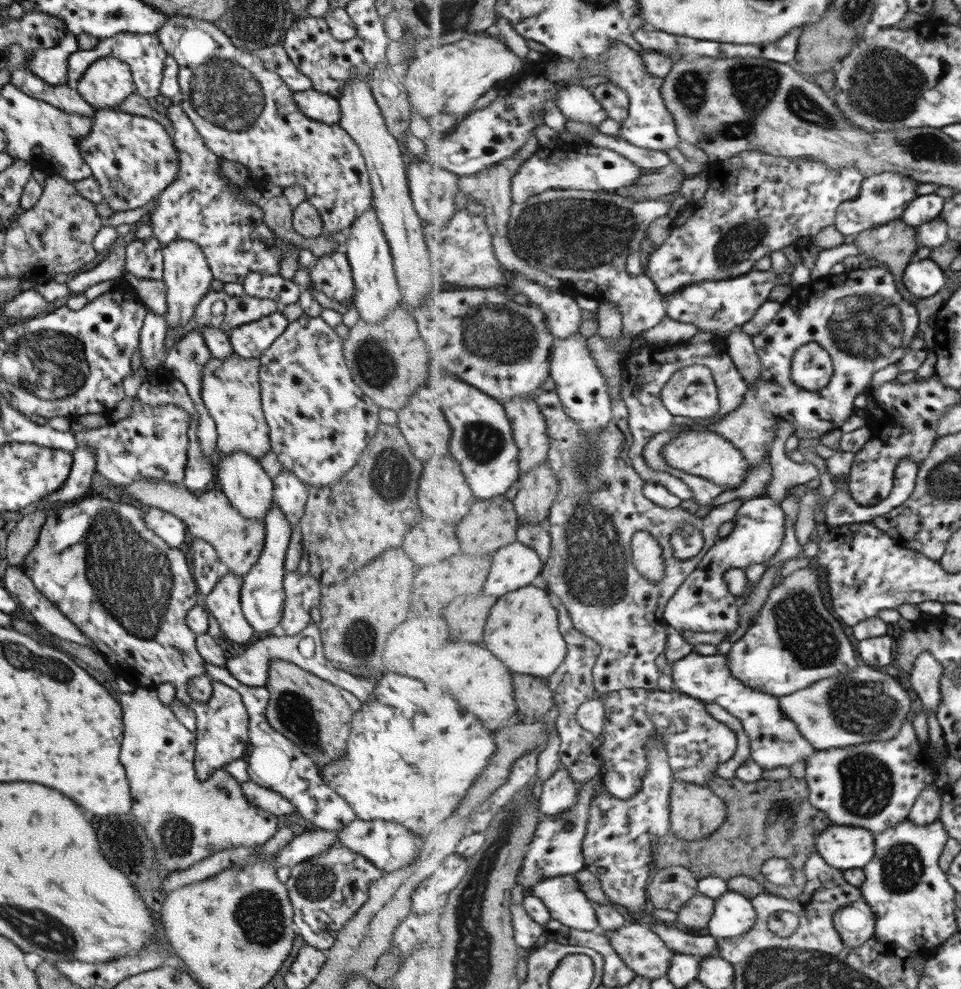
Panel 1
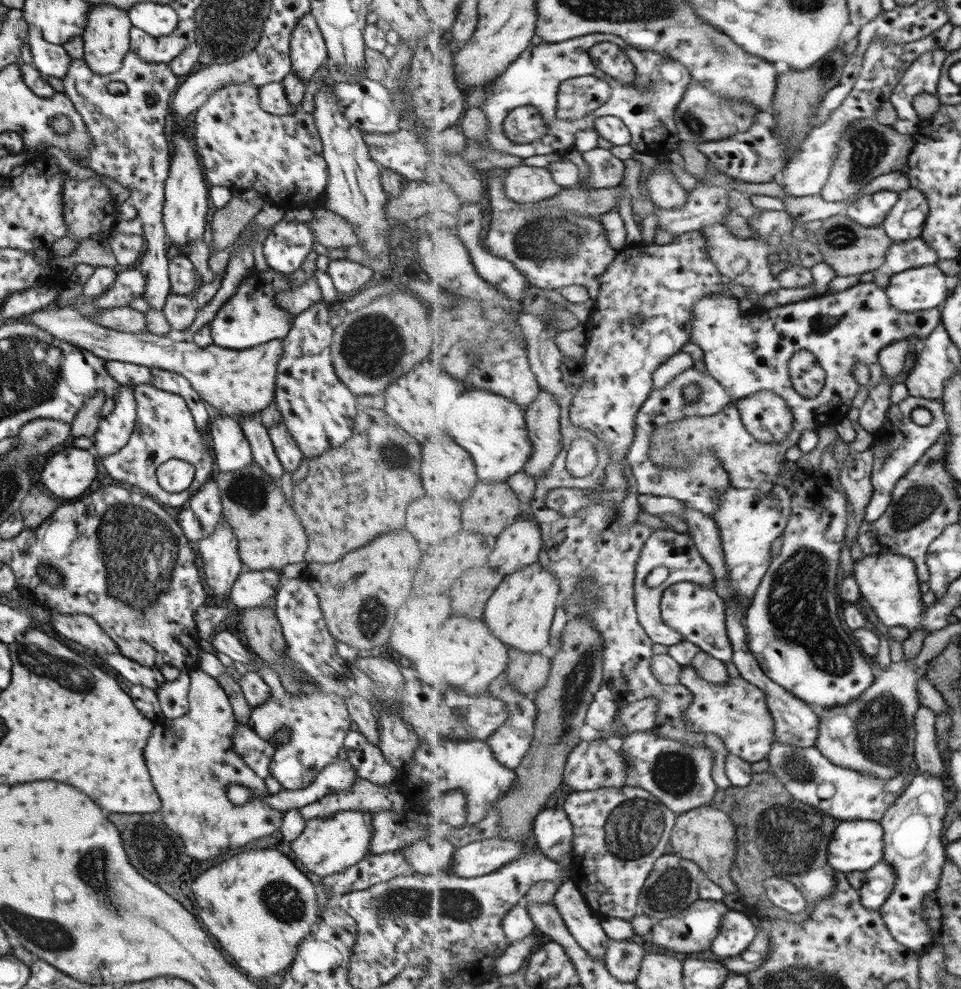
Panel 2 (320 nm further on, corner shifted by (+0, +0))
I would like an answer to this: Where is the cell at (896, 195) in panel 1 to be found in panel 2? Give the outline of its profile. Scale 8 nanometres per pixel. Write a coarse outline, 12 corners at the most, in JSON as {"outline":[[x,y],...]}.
{"outline":[[893,190],[860,197],[845,213],[879,227],[898,200]]}

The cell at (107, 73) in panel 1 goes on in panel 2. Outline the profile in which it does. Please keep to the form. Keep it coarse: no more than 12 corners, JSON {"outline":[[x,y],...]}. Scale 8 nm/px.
{"outline":[[109,4],[86,12],[82,59],[100,75],[129,50],[127,13]]}

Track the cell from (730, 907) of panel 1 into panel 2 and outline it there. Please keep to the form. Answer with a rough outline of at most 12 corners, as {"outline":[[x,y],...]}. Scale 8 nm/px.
{"outline":[[729,910],[711,950],[739,957],[758,933],[755,918]]}

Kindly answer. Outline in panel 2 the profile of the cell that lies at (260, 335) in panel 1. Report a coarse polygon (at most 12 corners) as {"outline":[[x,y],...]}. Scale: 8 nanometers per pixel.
{"outline":[[251,269],[208,322],[212,344],[244,350],[282,339],[274,303],[286,275]]}

